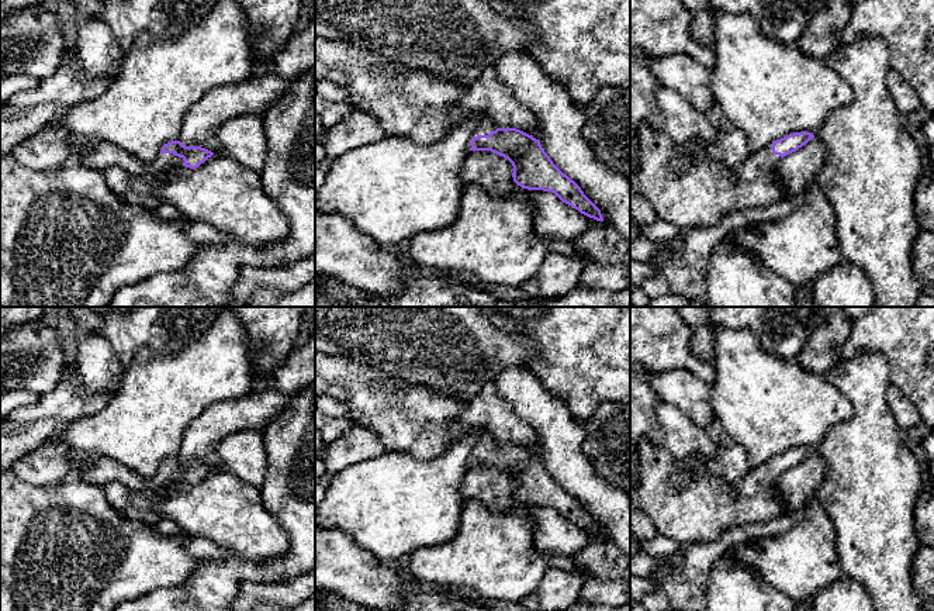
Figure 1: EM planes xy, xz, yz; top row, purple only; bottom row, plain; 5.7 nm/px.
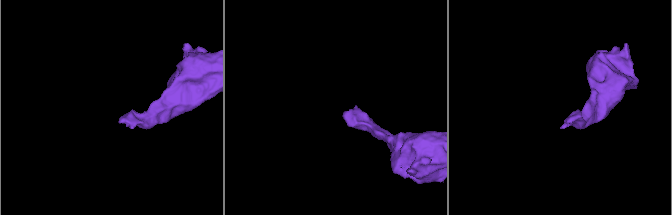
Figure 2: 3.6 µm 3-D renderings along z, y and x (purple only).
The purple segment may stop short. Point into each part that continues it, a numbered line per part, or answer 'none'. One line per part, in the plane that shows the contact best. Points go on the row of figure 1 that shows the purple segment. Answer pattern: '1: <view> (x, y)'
1: xy (100, 156)

